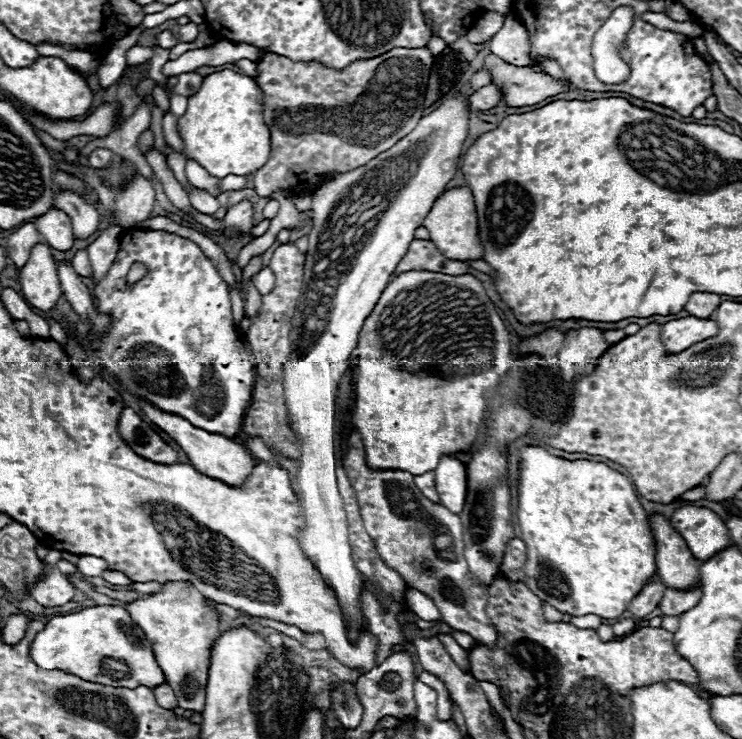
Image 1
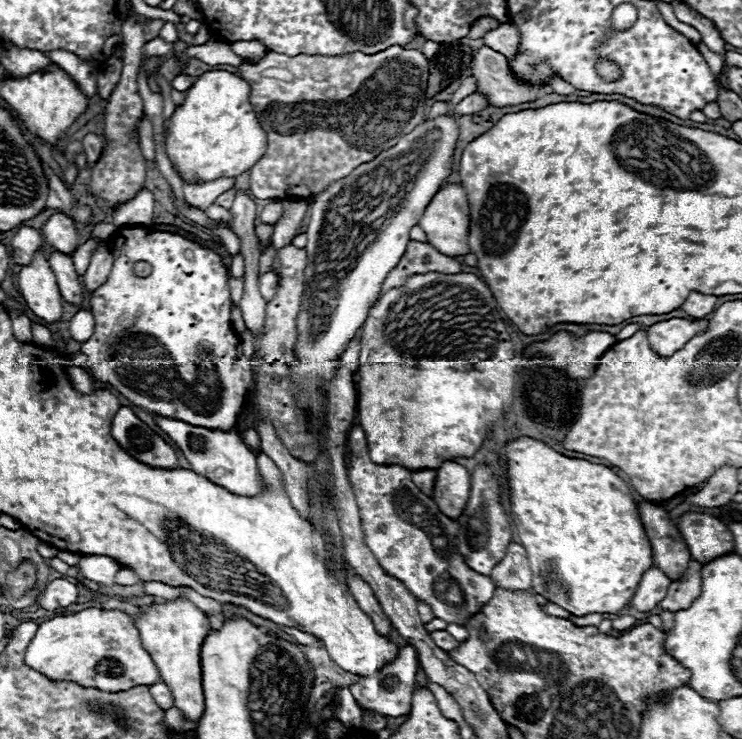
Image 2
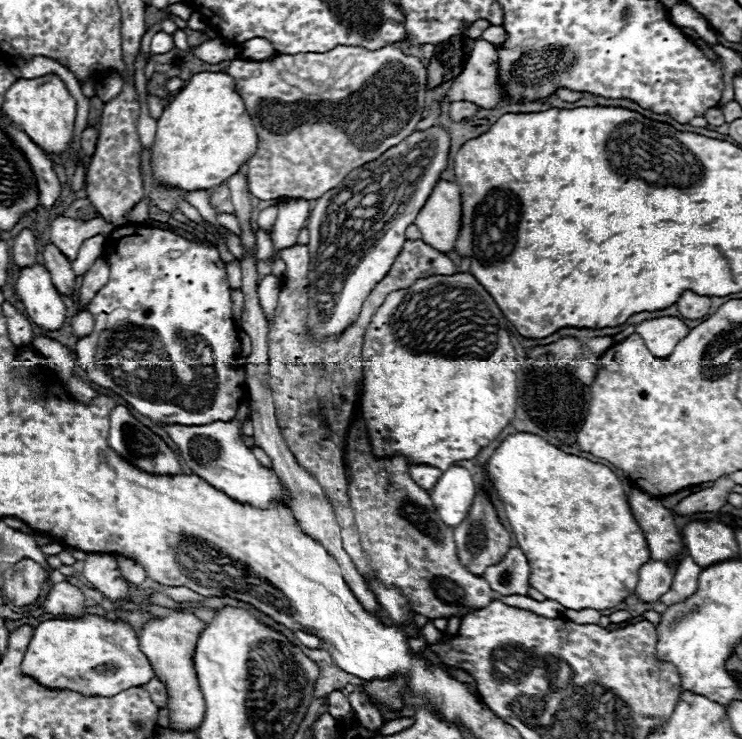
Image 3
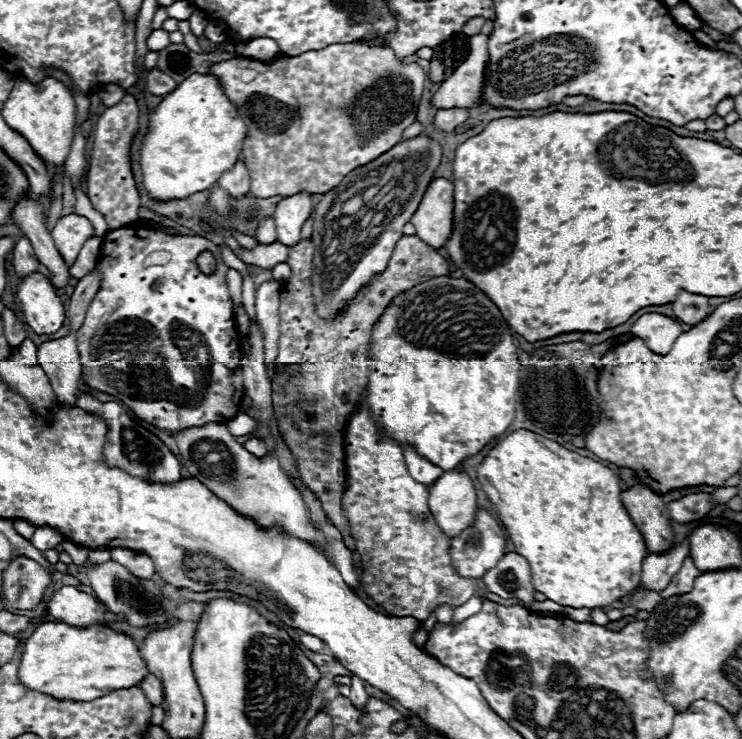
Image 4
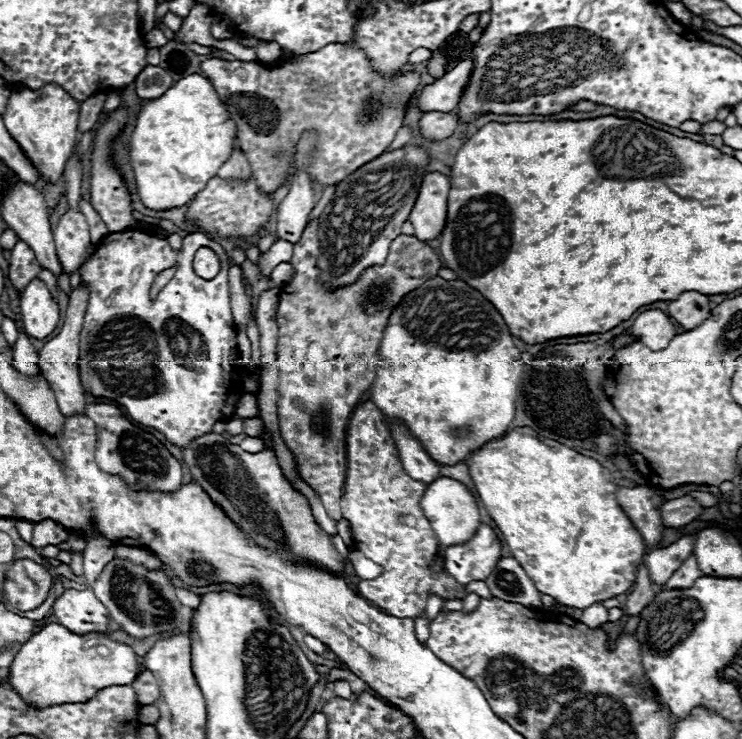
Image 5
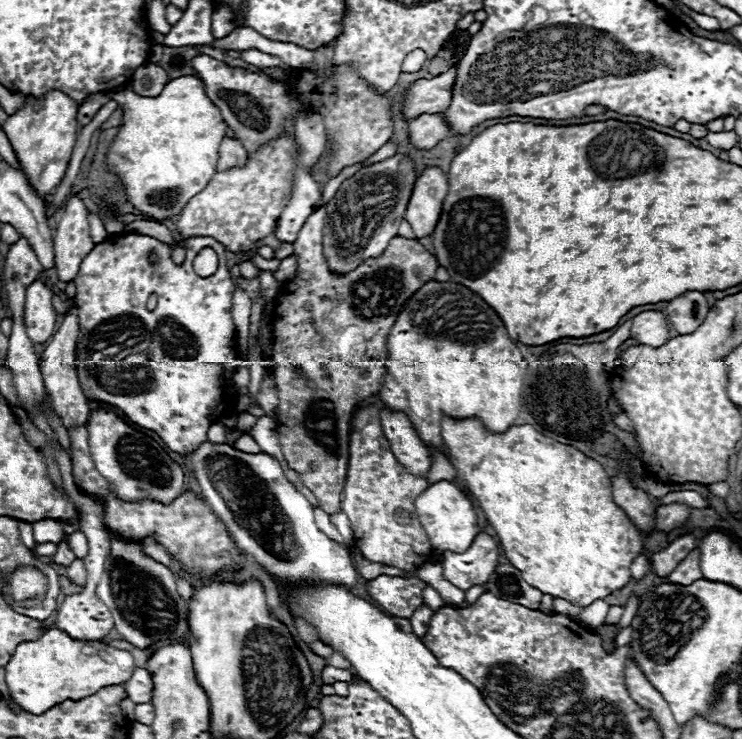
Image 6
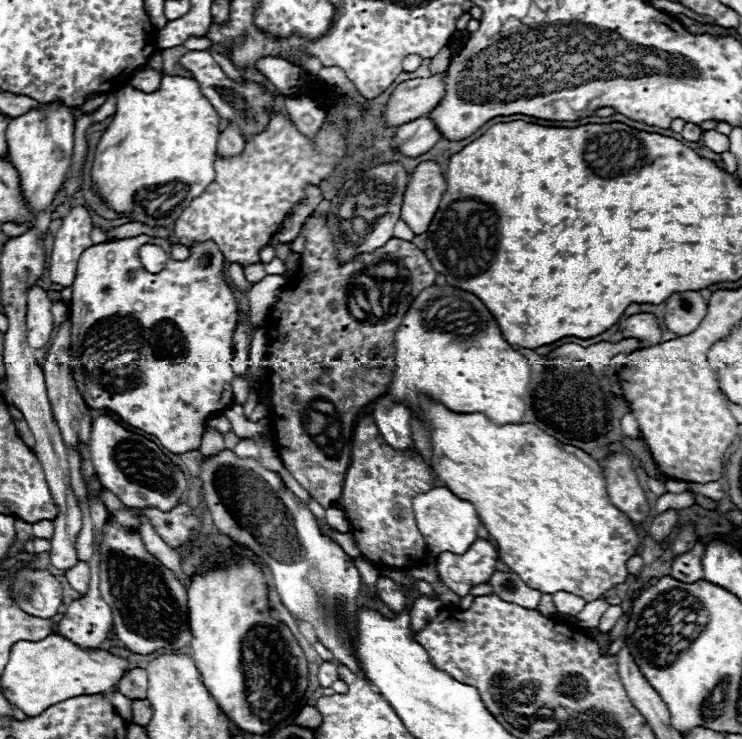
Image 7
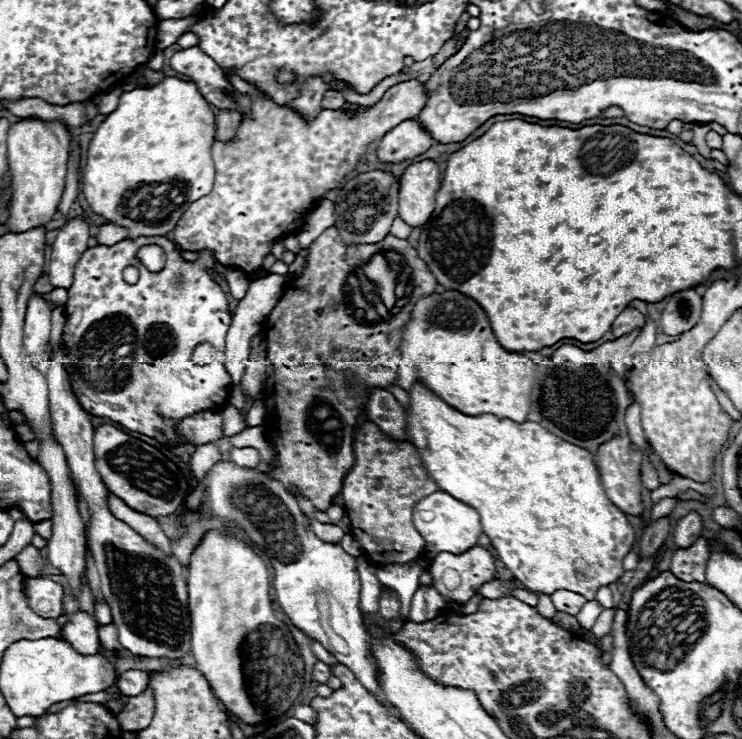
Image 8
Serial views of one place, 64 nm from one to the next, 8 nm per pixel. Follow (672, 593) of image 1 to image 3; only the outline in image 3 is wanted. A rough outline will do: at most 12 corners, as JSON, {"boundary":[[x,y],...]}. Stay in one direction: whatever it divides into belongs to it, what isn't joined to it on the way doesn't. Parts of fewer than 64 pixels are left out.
{"boundary":[[686,556],[662,602],[674,604],[692,596],[702,568]]}

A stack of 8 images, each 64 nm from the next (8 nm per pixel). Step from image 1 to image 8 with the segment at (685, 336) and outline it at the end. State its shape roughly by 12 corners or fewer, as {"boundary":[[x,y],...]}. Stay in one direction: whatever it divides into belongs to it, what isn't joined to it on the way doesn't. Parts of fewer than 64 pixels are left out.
{"boundary":[[626,308],[612,324],[614,338],[644,326],[644,314]]}

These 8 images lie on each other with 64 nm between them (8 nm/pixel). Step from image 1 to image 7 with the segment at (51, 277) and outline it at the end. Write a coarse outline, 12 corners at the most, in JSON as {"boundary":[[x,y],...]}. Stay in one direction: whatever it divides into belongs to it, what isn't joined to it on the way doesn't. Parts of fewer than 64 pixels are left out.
{"boundary":[[38,286],[28,290],[26,342],[32,350],[52,334],[50,298]]}

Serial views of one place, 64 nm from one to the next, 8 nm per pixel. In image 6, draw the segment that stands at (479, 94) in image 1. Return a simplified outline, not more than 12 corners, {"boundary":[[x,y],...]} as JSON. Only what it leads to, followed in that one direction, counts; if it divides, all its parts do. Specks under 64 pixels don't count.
{"boundary":[[438,114],[408,122],[408,140],[416,150],[430,150],[448,134]]}

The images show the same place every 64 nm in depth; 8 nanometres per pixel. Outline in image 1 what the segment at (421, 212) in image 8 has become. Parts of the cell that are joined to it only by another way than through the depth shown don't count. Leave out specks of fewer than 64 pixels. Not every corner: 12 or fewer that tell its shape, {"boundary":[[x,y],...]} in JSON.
{"boundary":[[470,188],[446,190],[422,224],[453,260],[482,258]]}

